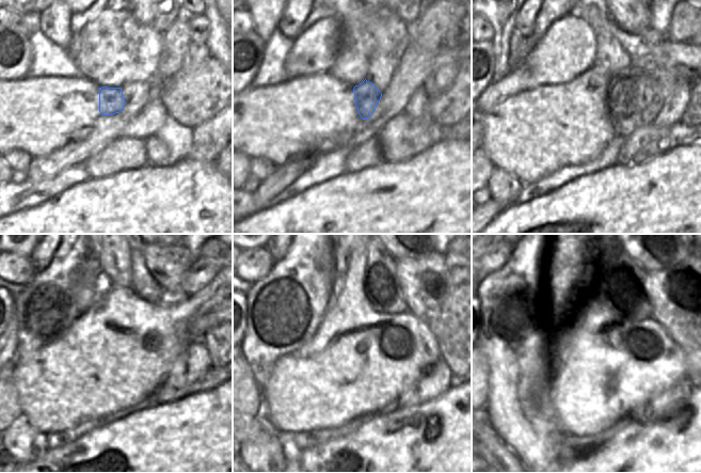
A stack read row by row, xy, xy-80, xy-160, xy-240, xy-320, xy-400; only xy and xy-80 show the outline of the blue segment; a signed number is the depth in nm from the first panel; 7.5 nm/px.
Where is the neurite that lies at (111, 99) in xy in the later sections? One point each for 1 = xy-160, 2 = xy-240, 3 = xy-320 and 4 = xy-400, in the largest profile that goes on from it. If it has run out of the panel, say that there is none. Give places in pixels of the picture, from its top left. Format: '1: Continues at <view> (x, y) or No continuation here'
1: Continues at xy-160 (626, 116)
2: Continues at xy-240 (201, 325)
3: No continuation here
4: No continuation here

